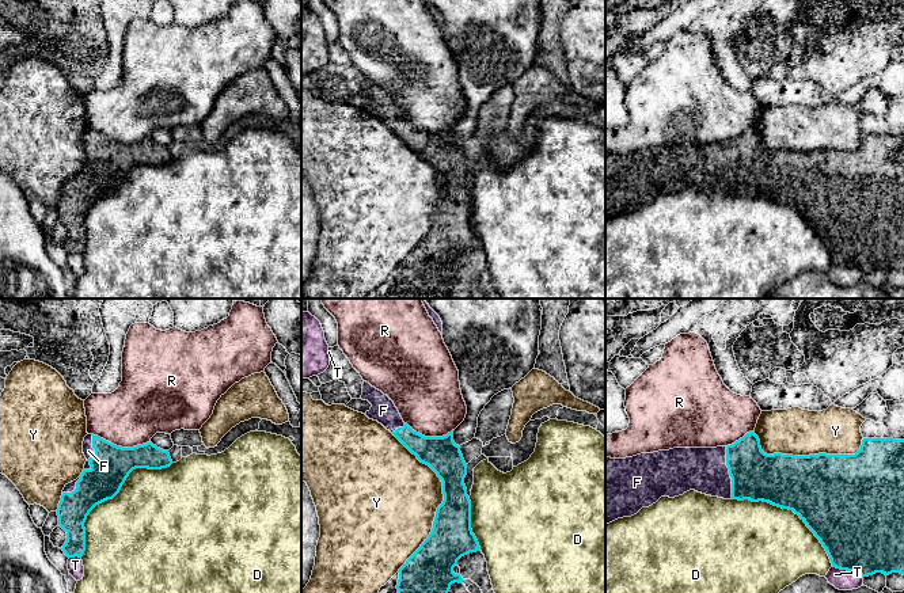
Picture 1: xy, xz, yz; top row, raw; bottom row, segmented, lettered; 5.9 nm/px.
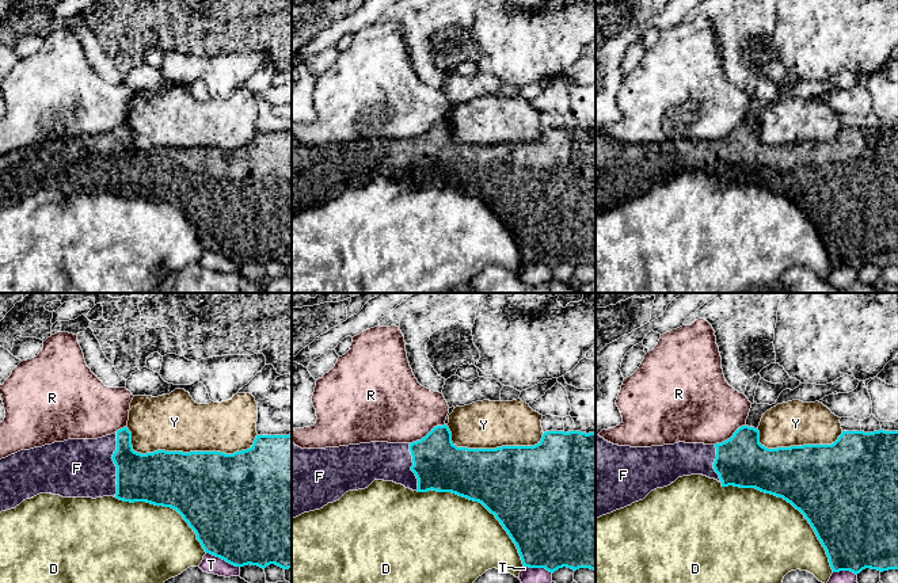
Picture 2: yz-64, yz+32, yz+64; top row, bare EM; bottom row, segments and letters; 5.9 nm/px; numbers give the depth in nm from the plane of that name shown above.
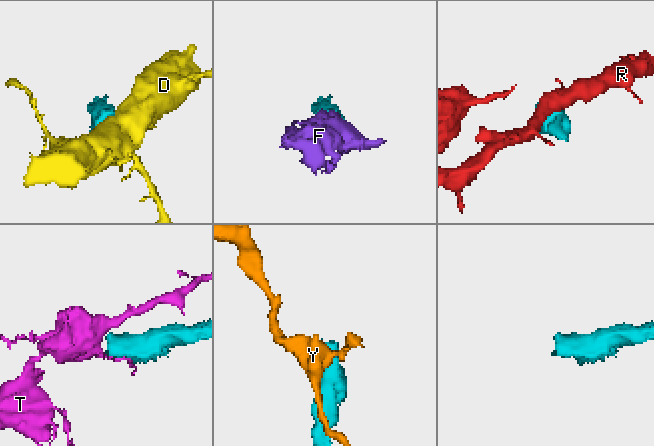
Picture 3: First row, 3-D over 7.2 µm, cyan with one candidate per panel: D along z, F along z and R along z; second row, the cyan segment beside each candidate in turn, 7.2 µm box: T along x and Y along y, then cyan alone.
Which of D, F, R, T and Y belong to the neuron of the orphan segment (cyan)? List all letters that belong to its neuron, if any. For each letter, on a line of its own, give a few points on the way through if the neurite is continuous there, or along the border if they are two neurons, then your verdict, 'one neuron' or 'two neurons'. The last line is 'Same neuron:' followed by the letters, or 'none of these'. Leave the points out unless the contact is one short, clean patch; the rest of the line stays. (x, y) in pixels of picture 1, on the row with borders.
D: two neurons
F: one neuron
R: along xy (92, 433), (122, 447), (149, 443) | two neurons
T: two neurons
Y: two neurons
Same neuron: F

